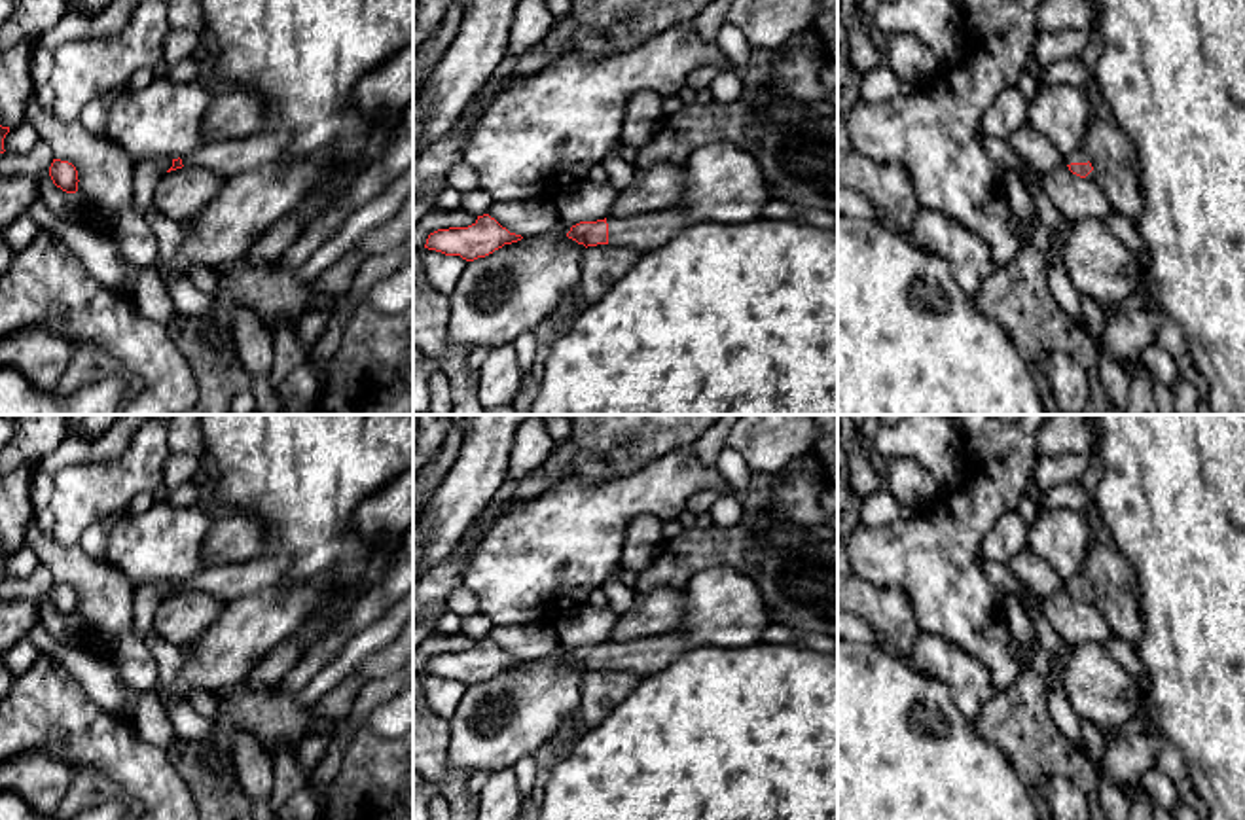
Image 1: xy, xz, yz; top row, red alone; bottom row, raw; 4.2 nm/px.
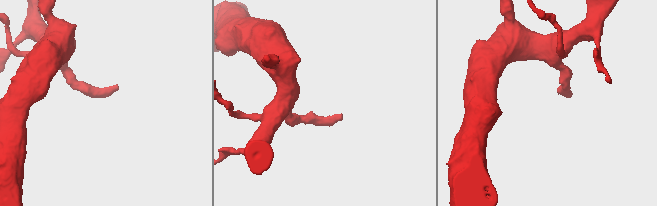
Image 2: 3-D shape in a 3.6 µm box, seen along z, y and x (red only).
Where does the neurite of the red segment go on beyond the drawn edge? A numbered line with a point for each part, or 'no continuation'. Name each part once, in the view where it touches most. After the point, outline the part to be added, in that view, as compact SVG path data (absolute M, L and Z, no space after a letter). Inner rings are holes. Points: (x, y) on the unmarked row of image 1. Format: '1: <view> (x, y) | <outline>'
1: xz (647, 656) | M680 633L633 642L606 642L608 668L637 674L641 680L673 663L680 653L695 648Z

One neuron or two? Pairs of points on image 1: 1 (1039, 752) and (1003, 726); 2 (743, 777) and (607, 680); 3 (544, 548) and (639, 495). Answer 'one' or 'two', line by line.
1: one
2: two
3: one

